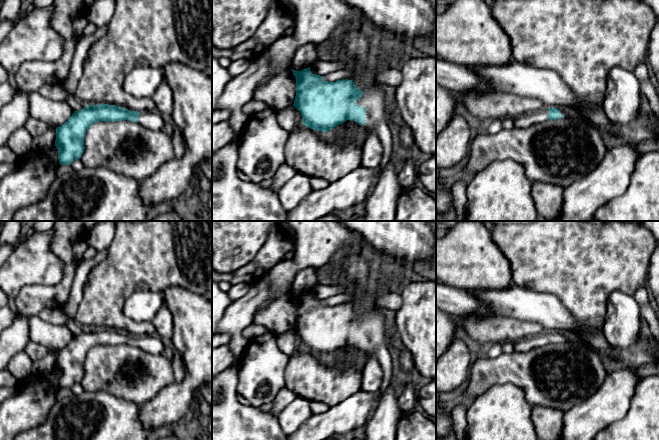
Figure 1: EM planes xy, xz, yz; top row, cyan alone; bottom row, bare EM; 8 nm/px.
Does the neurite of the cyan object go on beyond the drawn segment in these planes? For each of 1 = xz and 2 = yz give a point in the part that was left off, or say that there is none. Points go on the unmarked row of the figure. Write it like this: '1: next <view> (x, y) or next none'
1: next xz (353, 412)
2: next yz (526, 344)

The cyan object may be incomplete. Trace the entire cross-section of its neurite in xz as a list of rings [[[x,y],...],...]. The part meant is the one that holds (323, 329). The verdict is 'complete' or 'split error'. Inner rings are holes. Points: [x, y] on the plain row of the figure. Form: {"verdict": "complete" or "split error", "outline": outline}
{"verdict": "split error", "outline": [[[310,291],[301,295],[291,294],[296,301],[293,330],[300,335],[305,350],[327,356],[347,344],[356,345],[362,350],[372,349],[383,370],[383,379],[378,393],[361,390],[331,406],[326,412],[313,414],[296,432],[288,435],[288,440],[326,440],[335,434],[344,434],[365,426],[381,394],[388,388],[393,378],[393,363],[386,329],[387,313],[359,302],[324,305],[323,300],[313,298]]]}

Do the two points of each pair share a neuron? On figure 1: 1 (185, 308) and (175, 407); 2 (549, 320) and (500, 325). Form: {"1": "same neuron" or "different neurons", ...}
{"1": "same neuron", "2": "different neurons"}

